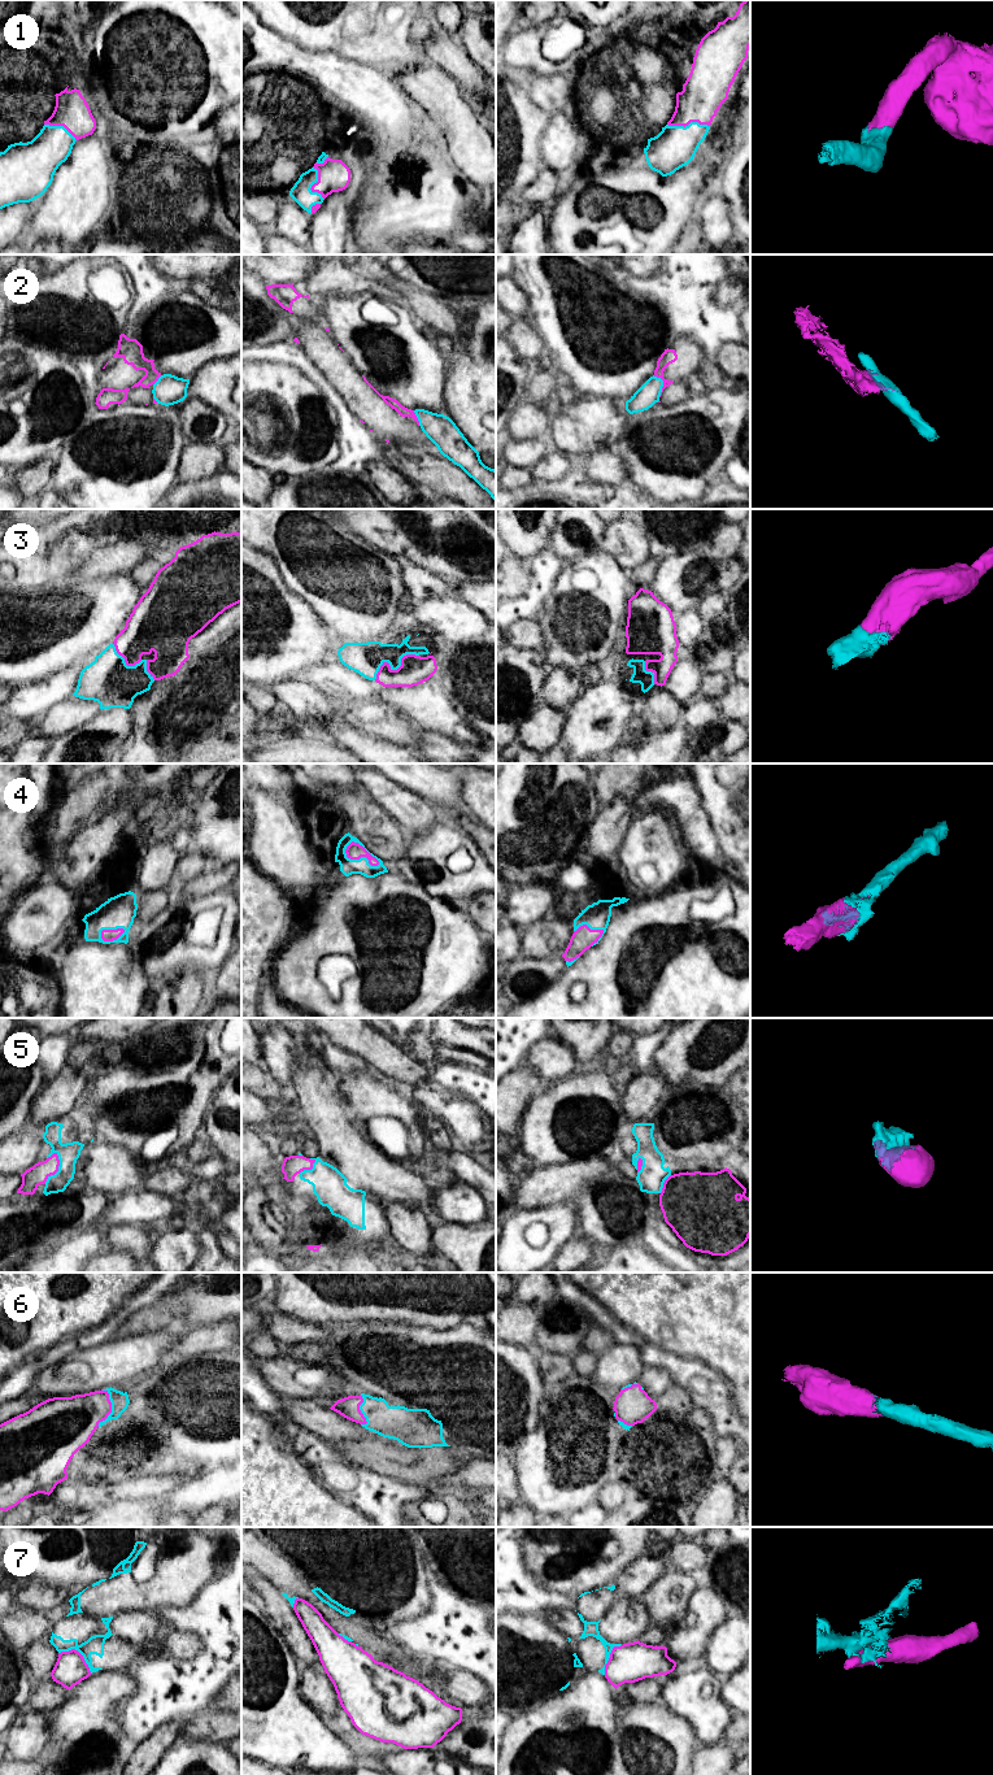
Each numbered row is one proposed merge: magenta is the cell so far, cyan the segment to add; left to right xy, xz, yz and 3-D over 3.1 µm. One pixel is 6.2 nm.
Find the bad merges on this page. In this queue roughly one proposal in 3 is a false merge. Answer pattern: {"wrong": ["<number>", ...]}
{"wrong": ["2", "7"]}

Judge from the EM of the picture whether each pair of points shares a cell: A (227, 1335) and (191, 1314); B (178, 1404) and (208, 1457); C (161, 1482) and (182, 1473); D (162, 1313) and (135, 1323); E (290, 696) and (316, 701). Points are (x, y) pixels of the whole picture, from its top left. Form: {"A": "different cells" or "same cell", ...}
{"A": "different cells", "B": "same cell", "C": "same cell", "D": "same cell", "E": "same cell"}

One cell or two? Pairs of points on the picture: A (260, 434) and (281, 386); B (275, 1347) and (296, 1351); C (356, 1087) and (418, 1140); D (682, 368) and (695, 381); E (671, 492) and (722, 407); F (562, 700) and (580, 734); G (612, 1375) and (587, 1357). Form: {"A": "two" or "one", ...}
{"A": "one", "B": "two", "C": "one", "D": "two", "E": "one", "F": "two", "G": "two"}

